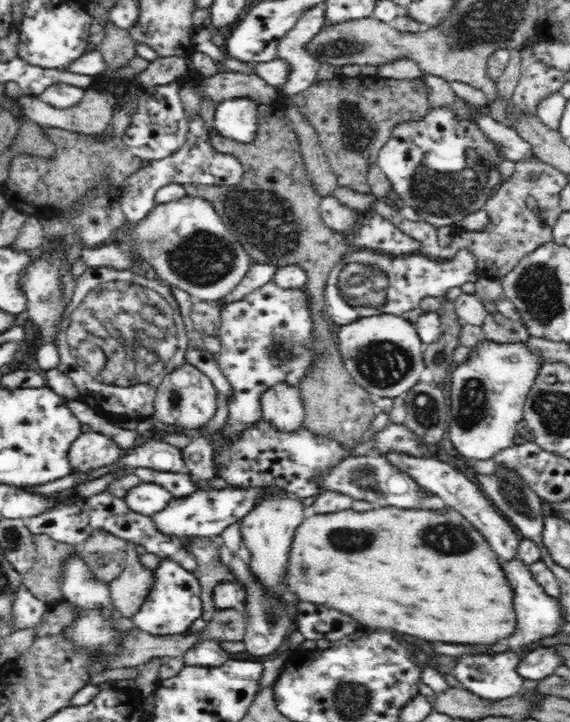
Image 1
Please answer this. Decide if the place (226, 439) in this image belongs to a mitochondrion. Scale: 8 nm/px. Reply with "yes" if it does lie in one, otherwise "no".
no

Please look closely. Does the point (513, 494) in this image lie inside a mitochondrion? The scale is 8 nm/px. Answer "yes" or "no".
yes

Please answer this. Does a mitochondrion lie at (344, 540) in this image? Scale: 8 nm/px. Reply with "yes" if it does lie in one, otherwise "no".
yes

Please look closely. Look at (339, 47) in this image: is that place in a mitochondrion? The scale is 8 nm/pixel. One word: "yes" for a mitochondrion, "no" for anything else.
yes

